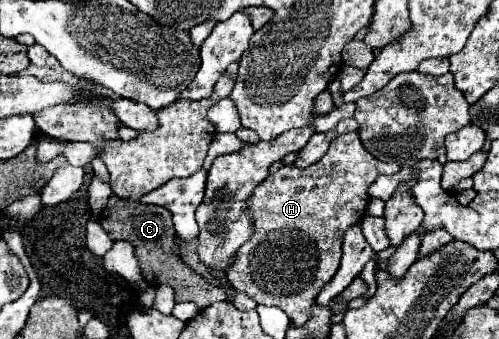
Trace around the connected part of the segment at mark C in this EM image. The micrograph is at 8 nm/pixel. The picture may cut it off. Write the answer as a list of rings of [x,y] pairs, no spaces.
[[[111,196],[107,208],[101,214],[101,226],[113,240],[125,240],[133,244],[143,280],[151,286],[161,286],[161,284],[171,286],[175,290],[175,302],[195,302],[203,310],[217,300],[229,300],[221,286],[207,284],[199,274],[195,274],[181,258],[177,258],[171,252],[177,238],[169,210],[161,206],[145,206],[141,202],[131,202],[119,196]]]

